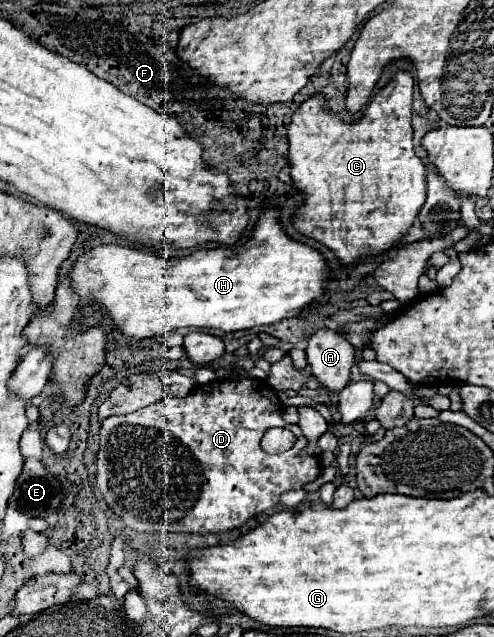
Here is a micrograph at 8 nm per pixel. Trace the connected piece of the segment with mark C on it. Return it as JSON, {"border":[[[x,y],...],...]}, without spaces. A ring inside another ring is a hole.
{"border":[[[398,71],[398,75],[372,97],[366,113],[354,125],[332,115],[324,107],[324,97],[314,95],[298,107],[288,127],[290,177],[302,195],[302,205],[294,211],[292,225],[298,233],[334,251],[342,267],[354,267],[362,257],[382,255],[394,247],[406,245],[406,235],[426,201],[426,167],[422,159],[416,157],[410,127],[412,85],[410,73]]]}

